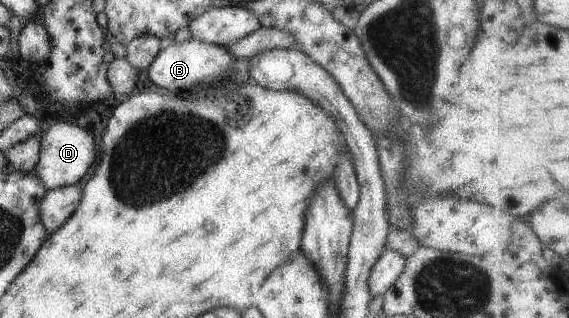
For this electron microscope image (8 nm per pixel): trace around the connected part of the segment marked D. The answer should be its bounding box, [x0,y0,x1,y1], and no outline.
[32,119,94,190]

